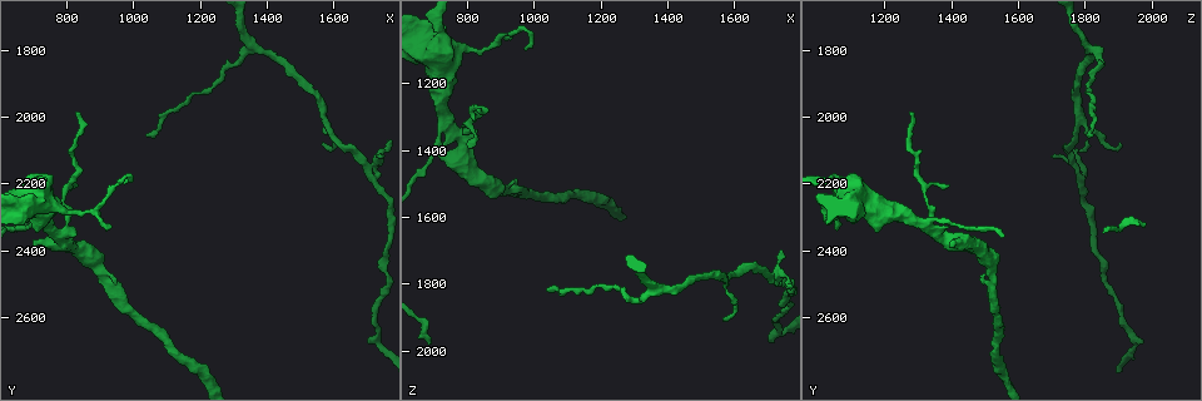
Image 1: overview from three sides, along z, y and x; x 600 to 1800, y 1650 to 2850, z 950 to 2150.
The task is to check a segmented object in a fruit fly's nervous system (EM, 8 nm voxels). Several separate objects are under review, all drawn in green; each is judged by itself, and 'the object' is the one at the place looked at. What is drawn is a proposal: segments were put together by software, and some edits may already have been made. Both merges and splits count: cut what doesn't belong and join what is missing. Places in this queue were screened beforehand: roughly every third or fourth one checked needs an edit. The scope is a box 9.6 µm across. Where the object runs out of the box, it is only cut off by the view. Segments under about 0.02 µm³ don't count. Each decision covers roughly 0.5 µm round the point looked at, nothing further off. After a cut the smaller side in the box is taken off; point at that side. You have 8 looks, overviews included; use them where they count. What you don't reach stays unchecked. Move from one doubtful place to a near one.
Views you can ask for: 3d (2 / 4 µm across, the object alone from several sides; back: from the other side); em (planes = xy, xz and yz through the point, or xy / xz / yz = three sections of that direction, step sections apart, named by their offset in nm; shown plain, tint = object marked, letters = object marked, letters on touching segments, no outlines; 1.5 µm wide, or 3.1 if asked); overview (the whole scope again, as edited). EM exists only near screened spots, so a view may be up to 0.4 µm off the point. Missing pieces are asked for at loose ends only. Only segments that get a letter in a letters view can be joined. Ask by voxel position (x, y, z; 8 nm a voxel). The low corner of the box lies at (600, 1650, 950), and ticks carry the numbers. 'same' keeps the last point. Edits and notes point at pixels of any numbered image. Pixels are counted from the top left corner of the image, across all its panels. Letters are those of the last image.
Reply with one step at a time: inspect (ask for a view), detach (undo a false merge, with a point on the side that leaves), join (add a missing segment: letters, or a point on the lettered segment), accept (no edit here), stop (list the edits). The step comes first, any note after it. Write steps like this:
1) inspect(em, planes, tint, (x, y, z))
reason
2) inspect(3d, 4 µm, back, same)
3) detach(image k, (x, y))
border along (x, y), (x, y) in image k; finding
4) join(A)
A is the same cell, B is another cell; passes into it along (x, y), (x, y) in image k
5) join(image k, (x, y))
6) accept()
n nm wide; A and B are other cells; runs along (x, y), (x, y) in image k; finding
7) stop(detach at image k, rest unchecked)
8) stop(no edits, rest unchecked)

inspect(em, planes, plain, (1730, 2680, 1950))
abrupt turn

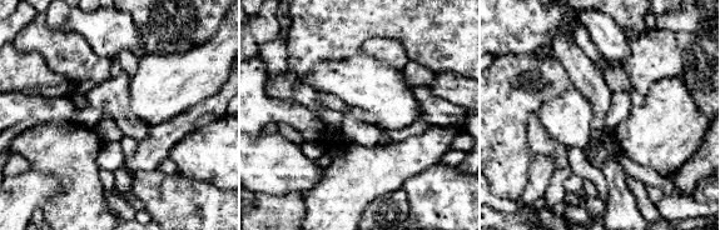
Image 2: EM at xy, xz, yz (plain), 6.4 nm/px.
inspect(em, planes, letters, same)
see the neighbours

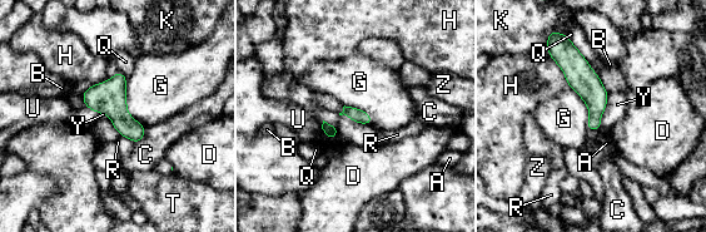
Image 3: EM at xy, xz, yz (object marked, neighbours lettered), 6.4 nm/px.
accept()
A, B, C, D, G, H, K, Q, R, T, U, Y and Z are other cells; continuous, no second neuron

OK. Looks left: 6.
inspect(3d, 4 µm, (720, 2210, 1050))
sudden change in width

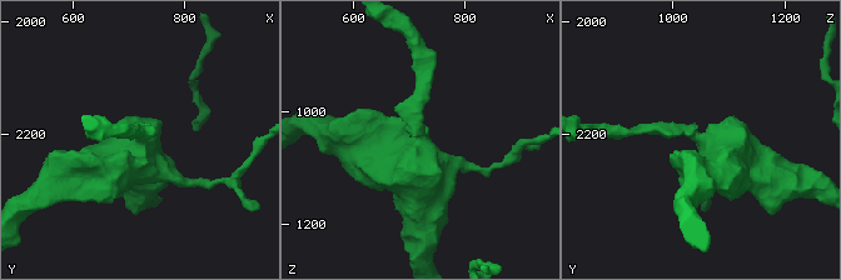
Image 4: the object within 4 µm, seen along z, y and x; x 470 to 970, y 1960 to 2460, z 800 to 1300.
inspect(em, planes, tint, (725, 2210, 1055))
now the EM

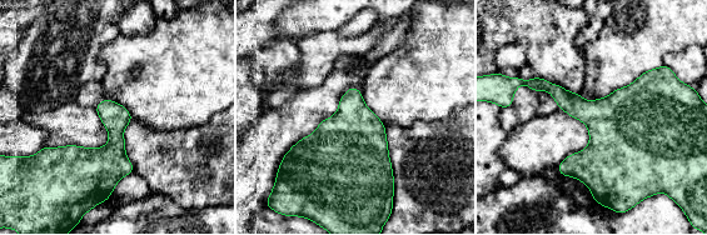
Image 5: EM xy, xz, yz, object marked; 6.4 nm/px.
inspect(em, planes, letters, same)

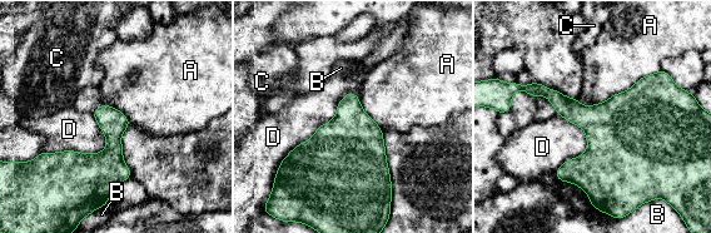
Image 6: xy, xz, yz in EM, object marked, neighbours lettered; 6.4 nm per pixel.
accept()
A, B, C and D are other cells; border along (661, 69), (601, 103), (576, 100) in image 6; all the same neuron

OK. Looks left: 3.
inspect(em, planes, letters, (1360, 1790, 1810))
abrupt turn

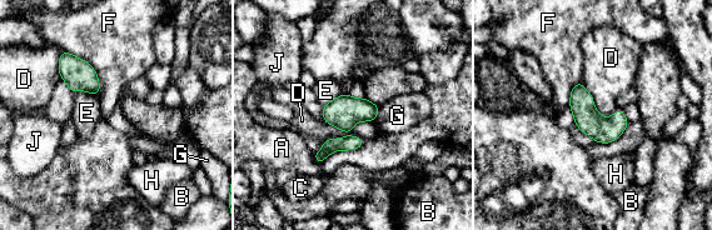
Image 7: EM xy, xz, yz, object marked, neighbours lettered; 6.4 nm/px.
accept()
170 nm wide; A, B, C, D, E, F, G, H and J are other cells; one neuron here

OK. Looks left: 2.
stop(no edits, rest unchecked)

